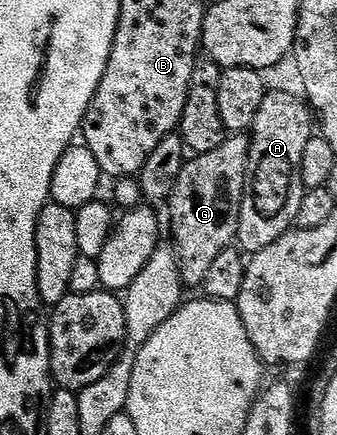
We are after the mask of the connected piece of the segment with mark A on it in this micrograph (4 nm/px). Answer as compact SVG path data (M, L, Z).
M271 89L264 96L264 104L260 104L248 134L250 155L236 242L250 256L290 233L302 210L302 197L308 194L302 179L302 161L304 152L310 149L311 138L315 137L316 121L309 105L299 95L298 98L286 90Z

